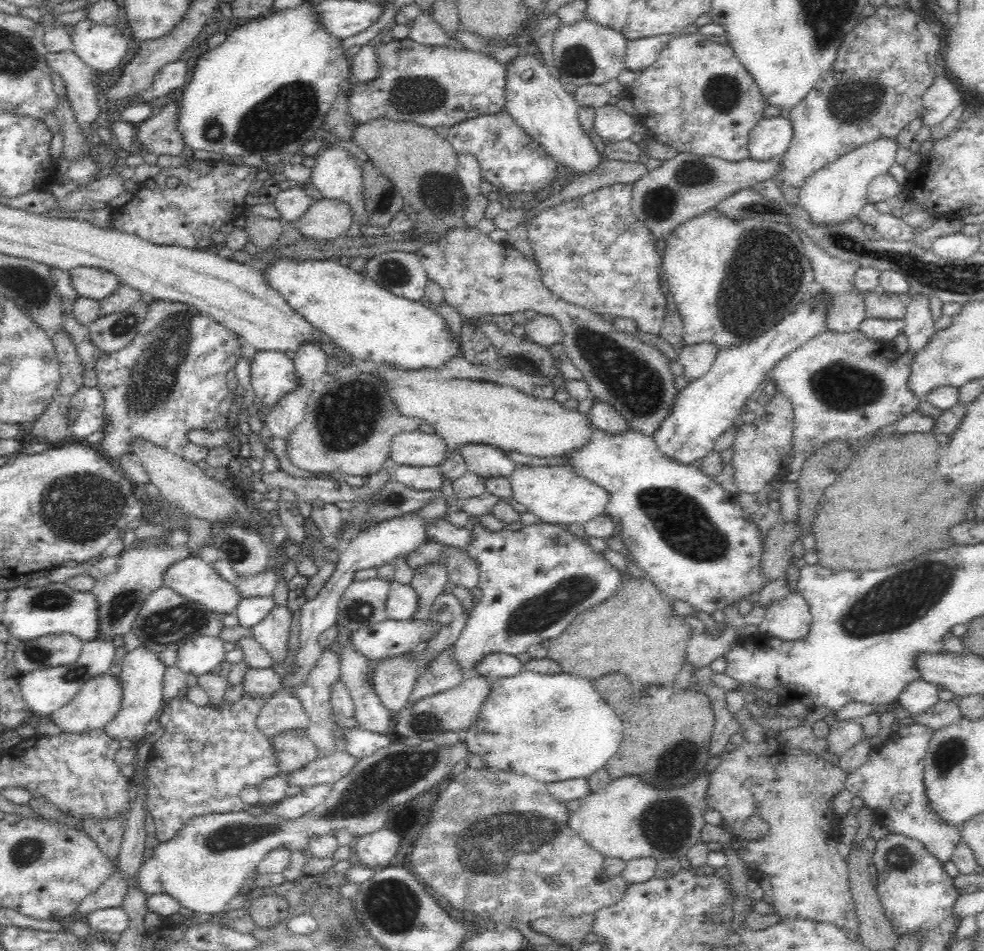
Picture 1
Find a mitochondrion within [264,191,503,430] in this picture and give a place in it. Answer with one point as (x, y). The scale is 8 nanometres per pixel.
(391, 270)

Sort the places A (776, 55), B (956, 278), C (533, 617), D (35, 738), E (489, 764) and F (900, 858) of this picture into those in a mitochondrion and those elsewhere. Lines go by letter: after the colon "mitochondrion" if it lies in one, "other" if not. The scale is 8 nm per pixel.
A: other
B: mitochondrion
C: mitochondrion
D: other
E: other
F: mitochondrion

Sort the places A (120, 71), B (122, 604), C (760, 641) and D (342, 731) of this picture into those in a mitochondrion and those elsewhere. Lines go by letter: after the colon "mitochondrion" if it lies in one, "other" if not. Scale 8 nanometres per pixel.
A: other
B: mitochondrion
C: other
D: other

